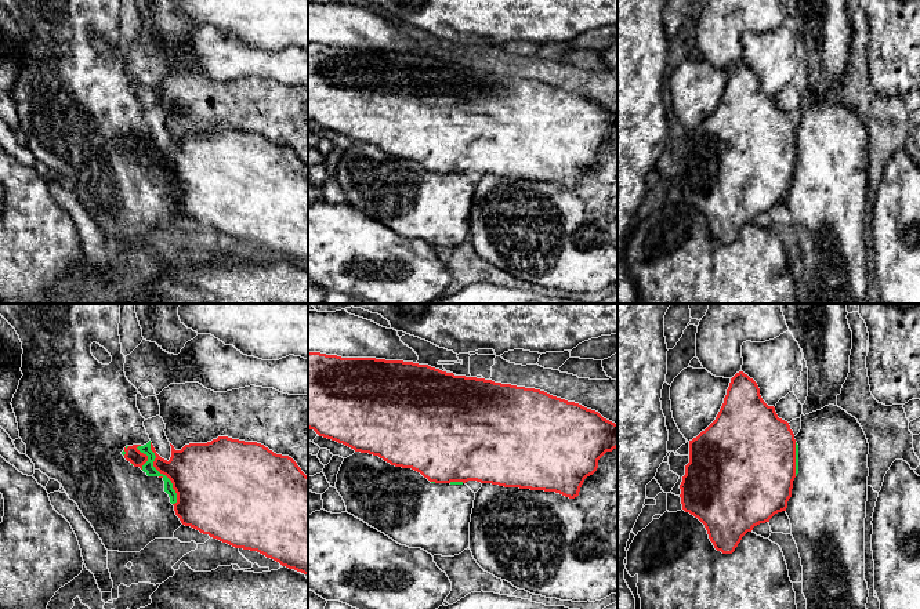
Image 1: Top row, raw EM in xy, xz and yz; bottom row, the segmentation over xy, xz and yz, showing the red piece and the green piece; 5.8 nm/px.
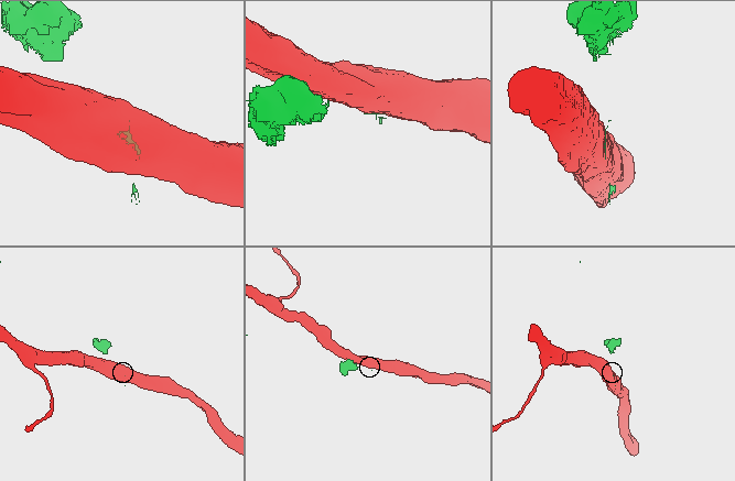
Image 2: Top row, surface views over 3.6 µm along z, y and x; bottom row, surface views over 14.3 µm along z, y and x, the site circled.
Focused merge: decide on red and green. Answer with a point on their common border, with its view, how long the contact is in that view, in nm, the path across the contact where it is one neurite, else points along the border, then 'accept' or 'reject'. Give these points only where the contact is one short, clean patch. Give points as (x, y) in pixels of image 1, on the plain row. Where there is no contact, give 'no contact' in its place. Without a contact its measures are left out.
meets red in xy at (162, 163); contact 400 nm long; reject

